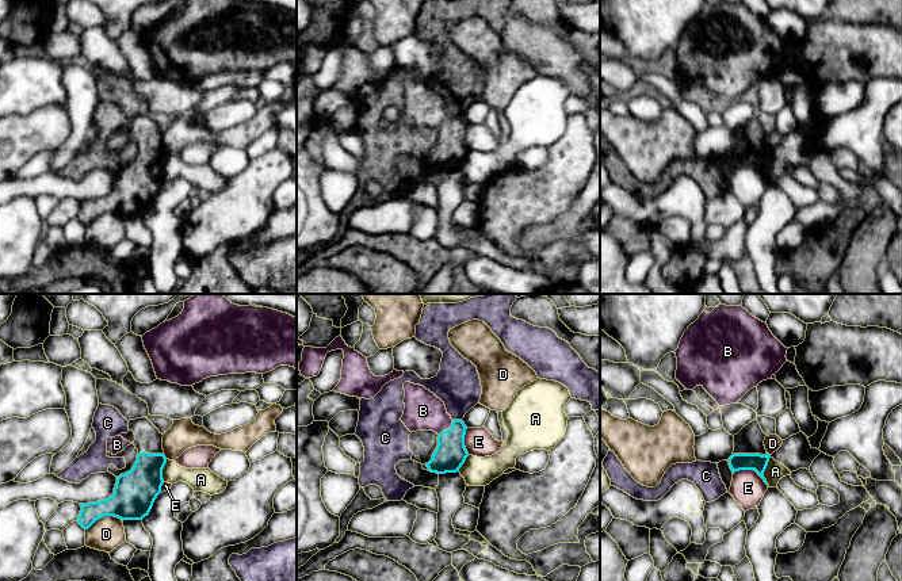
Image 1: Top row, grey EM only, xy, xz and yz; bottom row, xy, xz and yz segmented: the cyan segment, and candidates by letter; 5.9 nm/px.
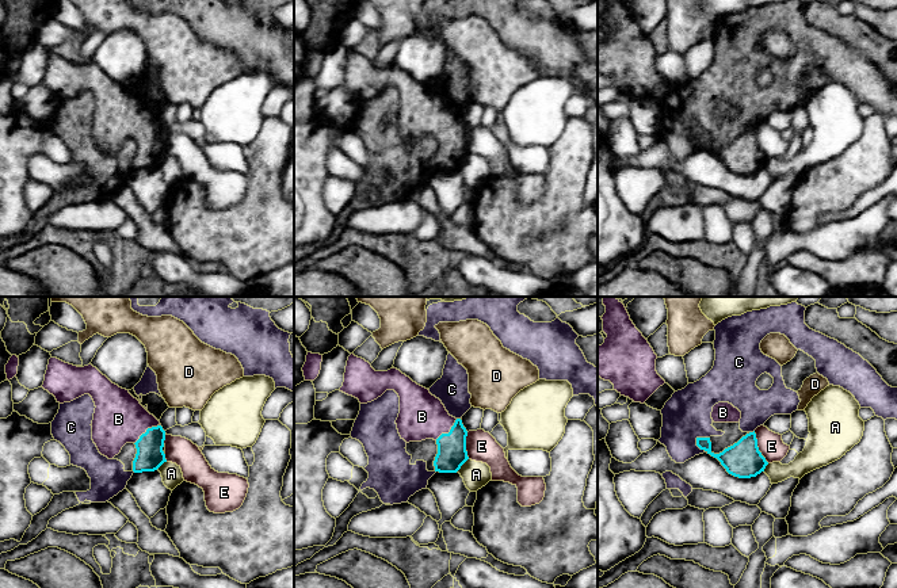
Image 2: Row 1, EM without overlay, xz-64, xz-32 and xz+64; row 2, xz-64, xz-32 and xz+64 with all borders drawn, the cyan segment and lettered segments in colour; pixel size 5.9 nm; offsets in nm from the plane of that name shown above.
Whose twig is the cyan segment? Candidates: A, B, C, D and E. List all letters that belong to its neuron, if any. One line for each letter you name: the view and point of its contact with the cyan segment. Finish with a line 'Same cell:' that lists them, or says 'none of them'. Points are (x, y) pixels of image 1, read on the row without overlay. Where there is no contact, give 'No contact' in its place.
B: Touches cyan at xz (447, 126)
Same cell: B

